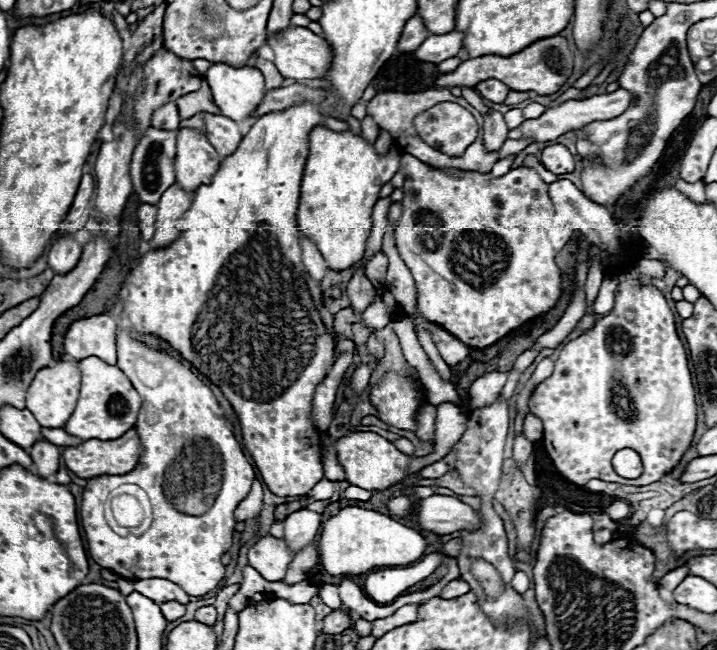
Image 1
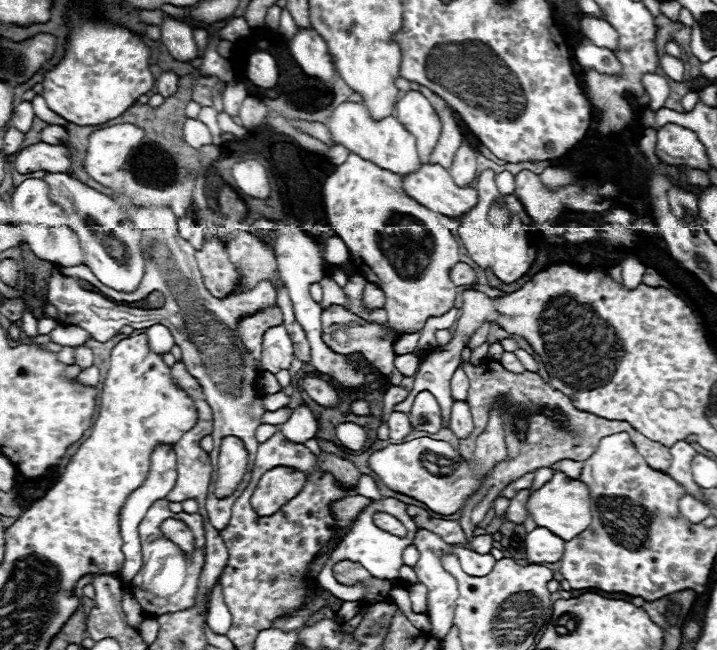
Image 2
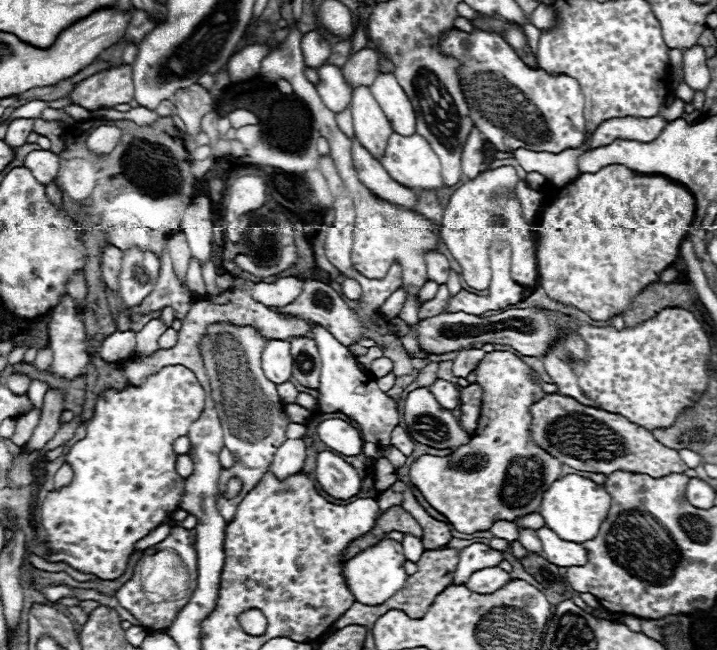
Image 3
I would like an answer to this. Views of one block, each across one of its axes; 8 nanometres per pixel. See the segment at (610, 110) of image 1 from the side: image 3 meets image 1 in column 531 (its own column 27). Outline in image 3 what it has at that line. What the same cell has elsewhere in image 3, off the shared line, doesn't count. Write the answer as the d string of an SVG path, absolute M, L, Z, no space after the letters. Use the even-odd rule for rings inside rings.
M26 118L14 120L14 122L8 126L8 130L6 130L4 142L6 142L10 148L18 148L18 146L26 144L26 138L28 138L28 134L32 132L32 126L34 126L34 120L26 120Z

